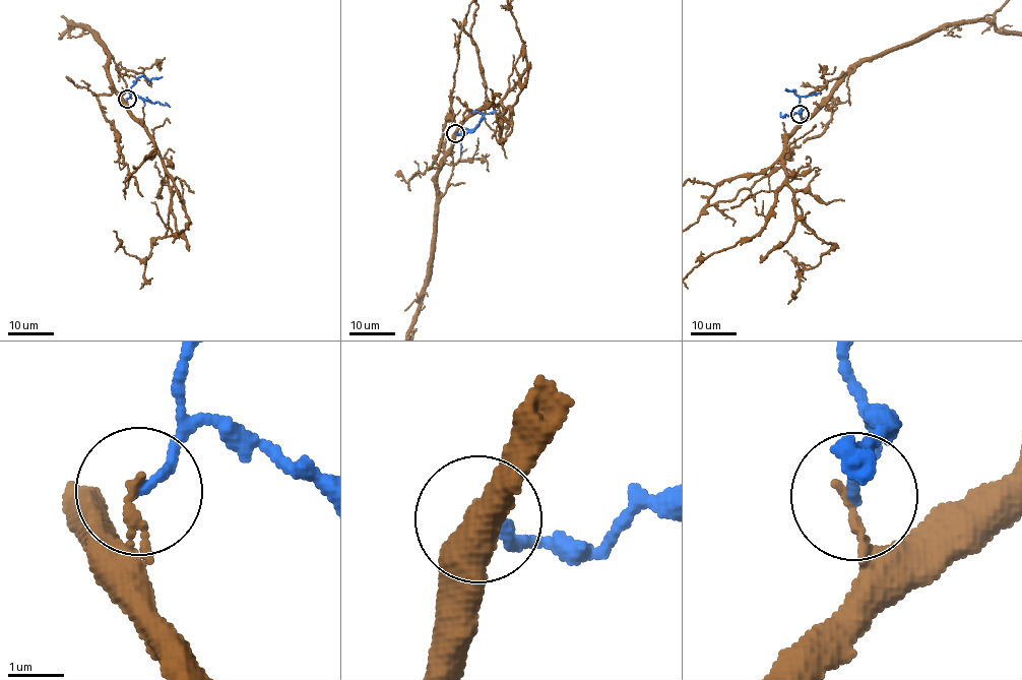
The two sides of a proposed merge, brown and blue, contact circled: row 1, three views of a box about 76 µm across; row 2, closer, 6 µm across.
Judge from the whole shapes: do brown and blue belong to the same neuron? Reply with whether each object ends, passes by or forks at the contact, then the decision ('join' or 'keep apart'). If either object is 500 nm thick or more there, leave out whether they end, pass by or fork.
brown ends there; blue ends there; keep apart

